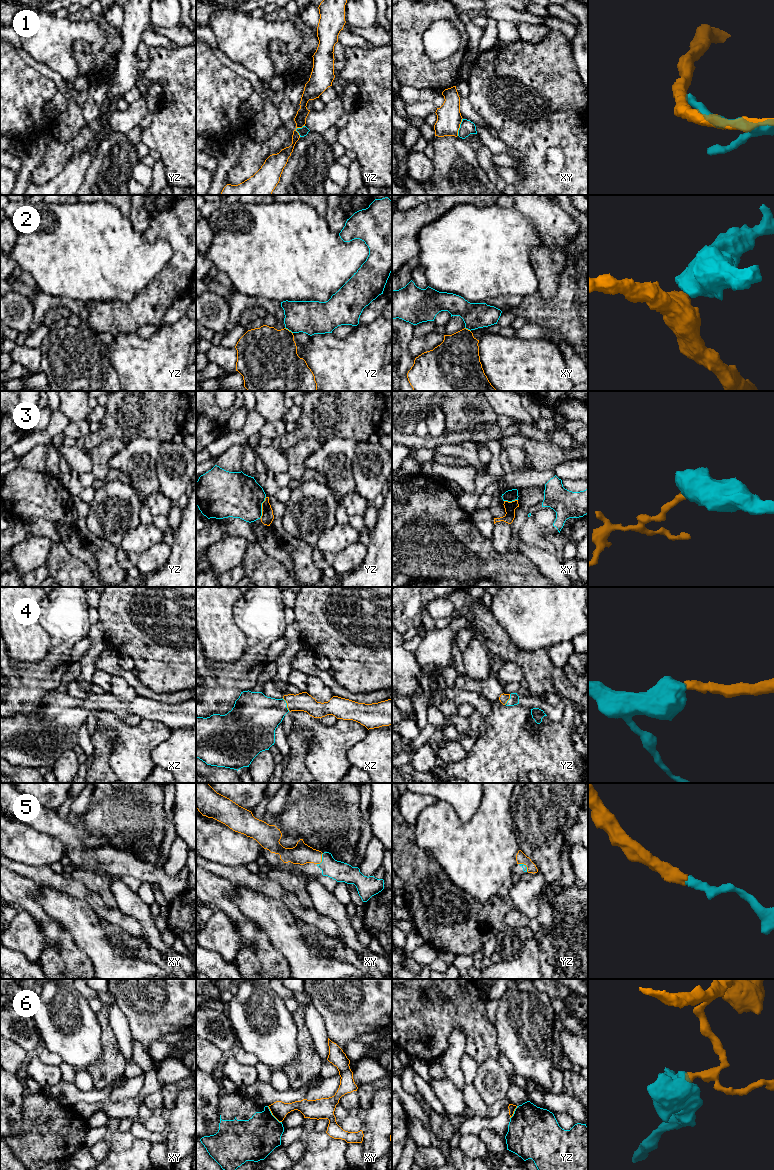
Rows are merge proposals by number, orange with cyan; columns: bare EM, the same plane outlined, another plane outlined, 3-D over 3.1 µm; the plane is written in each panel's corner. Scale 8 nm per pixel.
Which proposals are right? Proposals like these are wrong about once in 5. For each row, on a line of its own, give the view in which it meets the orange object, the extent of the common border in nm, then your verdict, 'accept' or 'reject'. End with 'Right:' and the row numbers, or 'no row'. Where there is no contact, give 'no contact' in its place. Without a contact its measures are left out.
1: contact in xy; length 150 nm; reject
2: contact in yz; length 80 nm; reject
3: contact in yz; length 190 nm; reject
4: contact in xz; length 120 nm; accept
5: contact in xy; length 110 nm; accept
6: contact in xy; length 180 nm; reject
Right: 4, 5

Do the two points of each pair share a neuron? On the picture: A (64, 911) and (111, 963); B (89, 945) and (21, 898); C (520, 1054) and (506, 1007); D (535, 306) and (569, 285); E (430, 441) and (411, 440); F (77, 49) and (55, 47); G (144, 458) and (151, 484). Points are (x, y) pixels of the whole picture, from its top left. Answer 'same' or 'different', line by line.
A: same
B: different
C: same
D: same
E: same
F: different
G: same

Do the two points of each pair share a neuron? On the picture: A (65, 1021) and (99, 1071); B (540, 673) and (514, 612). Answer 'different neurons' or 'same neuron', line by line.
A: different neurons
B: different neurons

